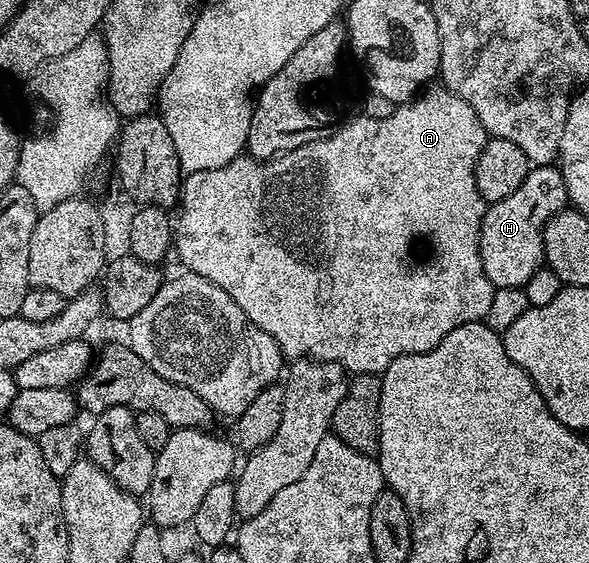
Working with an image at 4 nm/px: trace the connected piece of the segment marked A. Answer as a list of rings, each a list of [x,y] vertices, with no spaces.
[[[432,86],[421,91],[416,99],[397,106],[390,118],[375,120],[357,115],[357,120],[341,123],[331,136],[311,140],[275,160],[261,162],[241,154],[226,162],[226,166],[218,166],[218,170],[187,173],[182,180],[178,205],[180,217],[177,215],[174,220],[175,255],[180,255],[187,271],[226,290],[226,294],[238,302],[246,318],[278,342],[285,357],[329,360],[341,364],[352,374],[382,374],[394,358],[434,350],[450,330],[483,321],[488,315],[494,289],[482,268],[480,227],[486,202],[478,190],[476,163],[489,139],[488,131],[478,122],[478,114],[474,114],[470,102],[462,102],[458,94],[446,87]]]

